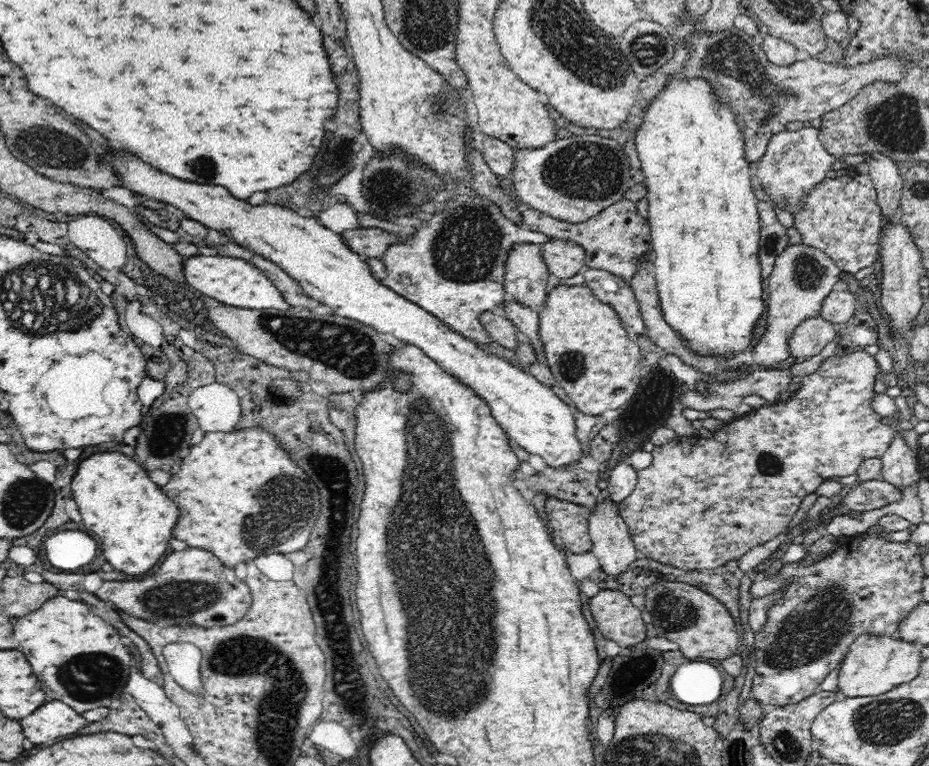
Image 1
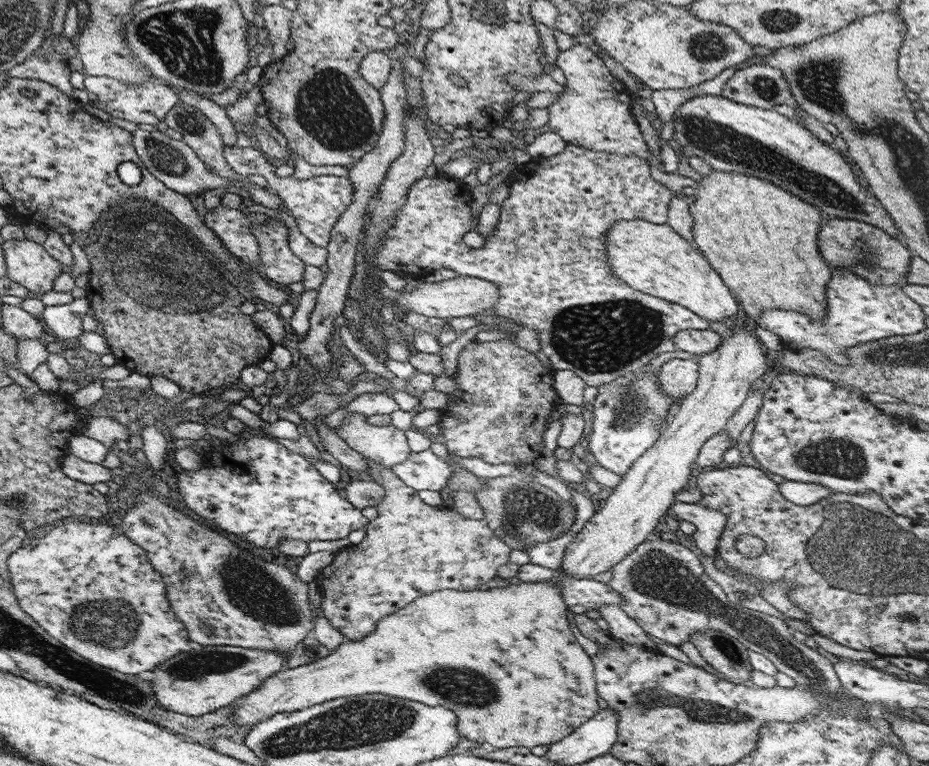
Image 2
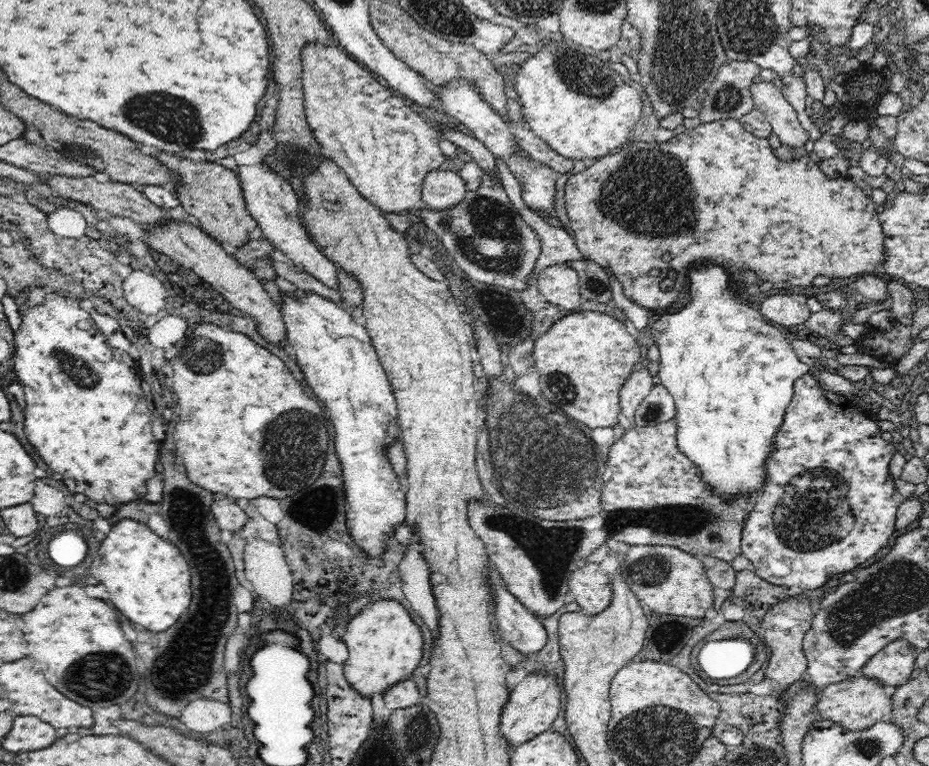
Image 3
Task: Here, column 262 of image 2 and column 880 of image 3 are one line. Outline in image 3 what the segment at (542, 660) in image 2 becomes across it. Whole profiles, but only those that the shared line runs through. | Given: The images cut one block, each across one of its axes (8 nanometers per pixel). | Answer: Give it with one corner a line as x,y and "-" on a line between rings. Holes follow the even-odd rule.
856,676
838,684
830,684
822,690
822,694
818,694
818,714
824,720
832,720
834,724
838,724
840,728
846,730
866,730
872,728
874,724
888,720
892,714
892,690
886,688
884,684
880,684
874,678
864,678
864,676

